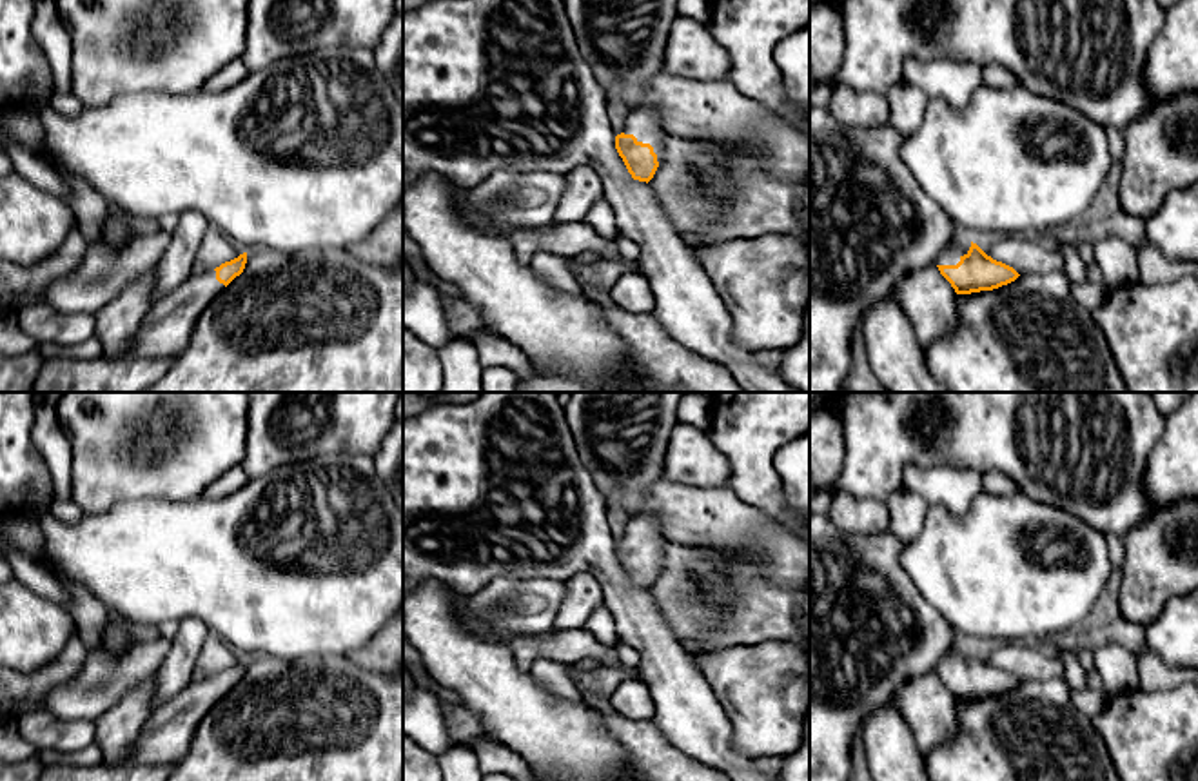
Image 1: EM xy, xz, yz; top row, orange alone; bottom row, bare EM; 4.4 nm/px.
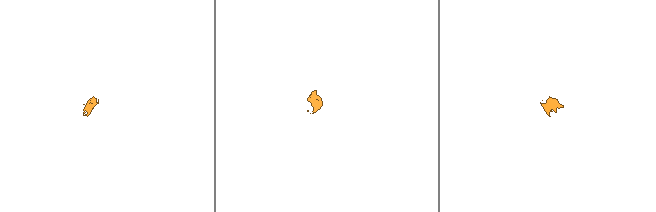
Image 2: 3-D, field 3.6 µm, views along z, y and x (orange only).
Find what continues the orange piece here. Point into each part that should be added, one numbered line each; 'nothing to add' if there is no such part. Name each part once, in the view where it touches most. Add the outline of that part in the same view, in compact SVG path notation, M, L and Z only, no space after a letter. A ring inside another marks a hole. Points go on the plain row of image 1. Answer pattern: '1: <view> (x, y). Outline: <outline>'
1: xy (169, 731). Outline: M216 677L191 681L178 694L165 697L149 716L134 752L116 766L163 765L180 761L207 712L225 696Z
2: xz (645, 531). Outline: M632 516L624 527L624 541L633 541L637 549L650 550L661 568L663 547L666 543L661 525L653 516Z

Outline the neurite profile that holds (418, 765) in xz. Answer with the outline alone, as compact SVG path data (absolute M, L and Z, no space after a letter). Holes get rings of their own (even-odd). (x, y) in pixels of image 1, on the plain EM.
M403 736L403 781L443 781L437 756Z

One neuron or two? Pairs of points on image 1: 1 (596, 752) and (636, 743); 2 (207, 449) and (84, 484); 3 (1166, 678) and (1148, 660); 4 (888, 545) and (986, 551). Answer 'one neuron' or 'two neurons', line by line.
1: two neurons
2: one neuron
3: one neuron
4: two neurons

